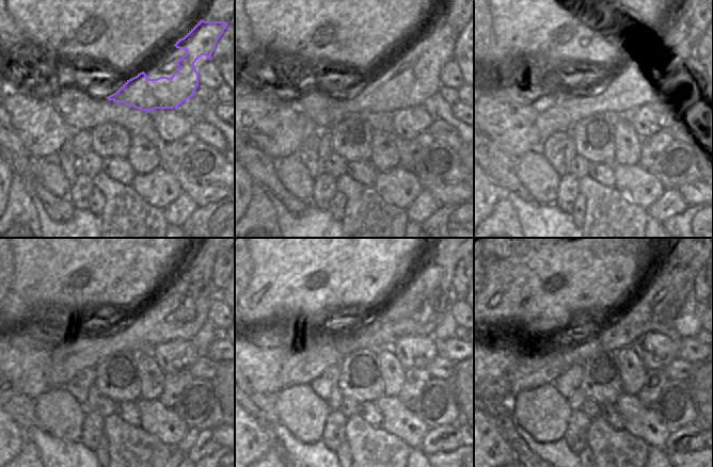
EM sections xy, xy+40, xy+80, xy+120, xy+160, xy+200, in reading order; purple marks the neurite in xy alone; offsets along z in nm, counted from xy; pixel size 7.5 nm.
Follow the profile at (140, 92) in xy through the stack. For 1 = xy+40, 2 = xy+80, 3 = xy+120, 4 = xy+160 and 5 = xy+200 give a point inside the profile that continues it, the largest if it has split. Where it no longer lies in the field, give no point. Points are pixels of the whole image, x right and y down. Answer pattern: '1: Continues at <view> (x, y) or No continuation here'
1: Continues at xy+40 (378, 95)
2: Continues at xy+80 (614, 97)
3: Continues at xy+120 (68, 358)
4: Continues at xy+160 (303, 365)
5: Continues at xy+200 (538, 368).

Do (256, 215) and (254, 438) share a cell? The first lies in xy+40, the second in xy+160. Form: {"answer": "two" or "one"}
{"answer": "two"}

